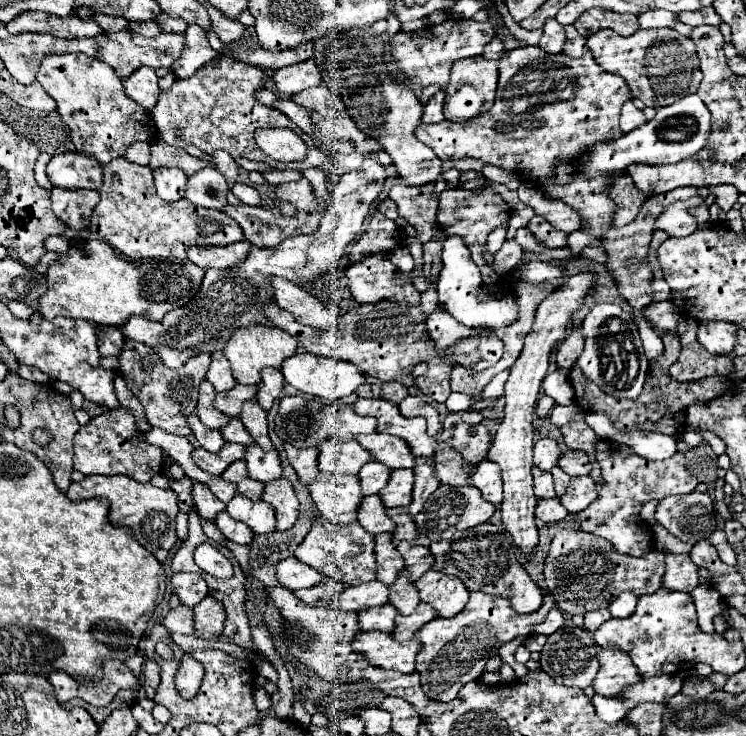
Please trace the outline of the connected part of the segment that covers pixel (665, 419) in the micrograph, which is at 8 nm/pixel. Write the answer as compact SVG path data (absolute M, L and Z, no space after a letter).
M666 331L662 333L662 341L664 341L664 353L650 363L650 371L646 377L646 385L642 395L634 401L634 399L616 399L606 395L604 391L600 391L584 373L578 365L572 367L570 371L570 381L574 387L574 399L578 405L582 405L582 409L586 411L602 411L606 415L612 417L614 425L618 429L644 429L644 431L662 431L666 435L674 435L674 433L683 432L686 425L686 410L694 401L704 401L704 399L714 399L722 393L726 393L728 389L728 379L720 377L720 375L712 375L712 377L704 377L698 381L676 381L670 377L668 369L670 365L676 363L678 355L680 355L680 339L678 335Z

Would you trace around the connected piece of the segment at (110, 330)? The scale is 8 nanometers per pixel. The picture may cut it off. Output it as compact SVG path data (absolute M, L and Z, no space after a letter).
M100 327L98 331L98 351L100 355L120 355L124 337L118 327Z

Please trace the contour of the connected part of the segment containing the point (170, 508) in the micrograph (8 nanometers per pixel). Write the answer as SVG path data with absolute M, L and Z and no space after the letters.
M90 475L80 483L72 483L68 487L68 499L82 501L92 497L106 497L110 501L110 523L116 527L130 527L138 539L138 543L150 553L158 549L172 549L176 545L176 515L178 515L178 499L172 489L158 489L152 483L138 483L128 475Z

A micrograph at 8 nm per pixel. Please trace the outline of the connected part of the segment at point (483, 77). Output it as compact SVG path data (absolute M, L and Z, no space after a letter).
M468 57L458 59L452 65L450 83L446 87L446 99L444 99L444 117L448 121L464 123L468 119L478 117L480 113L486 113L494 105L496 95L496 83L498 83L498 63L488 61L484 57Z

